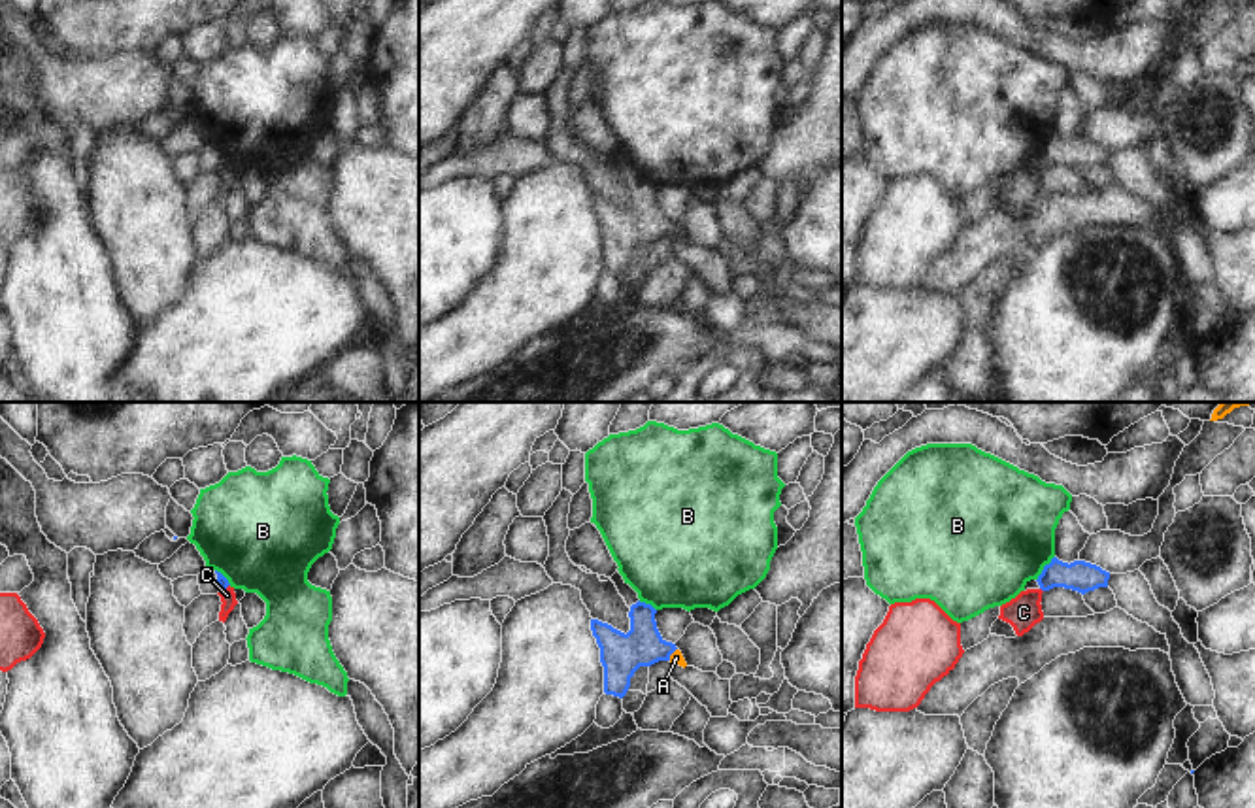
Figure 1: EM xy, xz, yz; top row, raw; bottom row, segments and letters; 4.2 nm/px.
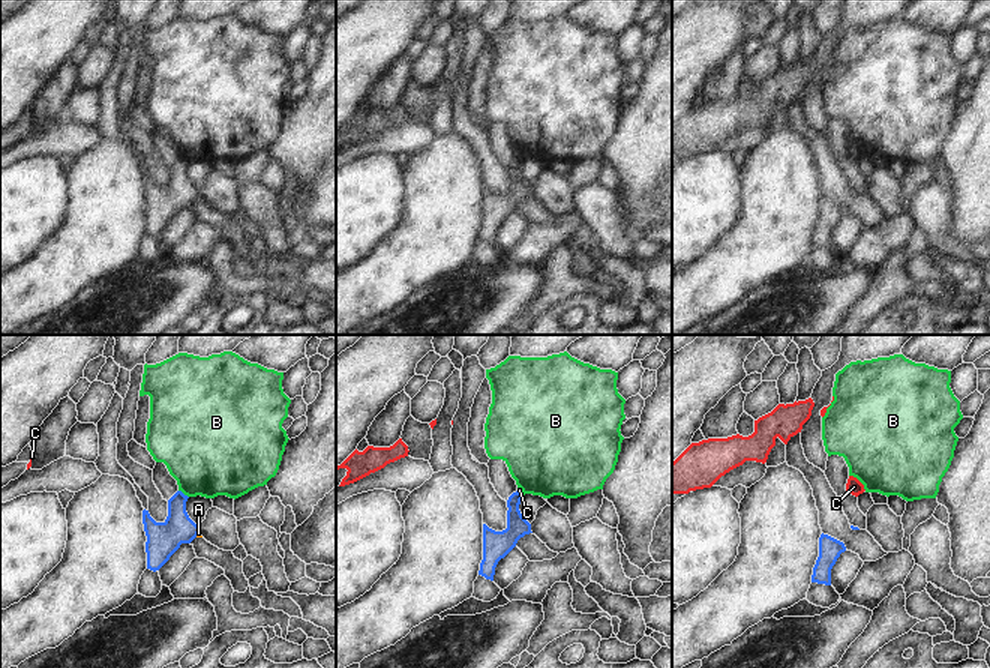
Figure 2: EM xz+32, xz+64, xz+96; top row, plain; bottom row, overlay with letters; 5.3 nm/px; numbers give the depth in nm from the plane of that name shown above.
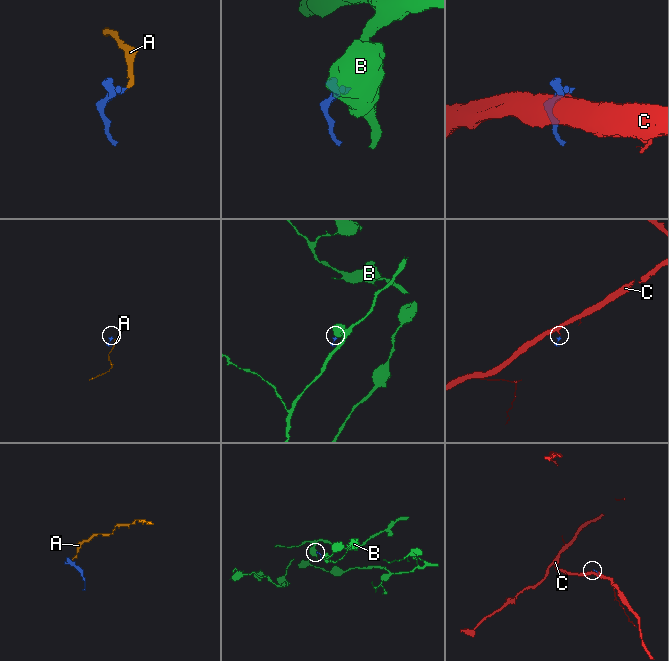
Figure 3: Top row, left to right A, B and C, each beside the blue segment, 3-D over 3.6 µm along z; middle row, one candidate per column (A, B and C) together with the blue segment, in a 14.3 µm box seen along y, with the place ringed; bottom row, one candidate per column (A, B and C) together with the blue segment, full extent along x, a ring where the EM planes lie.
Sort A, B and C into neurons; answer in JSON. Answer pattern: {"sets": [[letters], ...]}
{"sets": [["A"], ["B"], ["C"]]}

